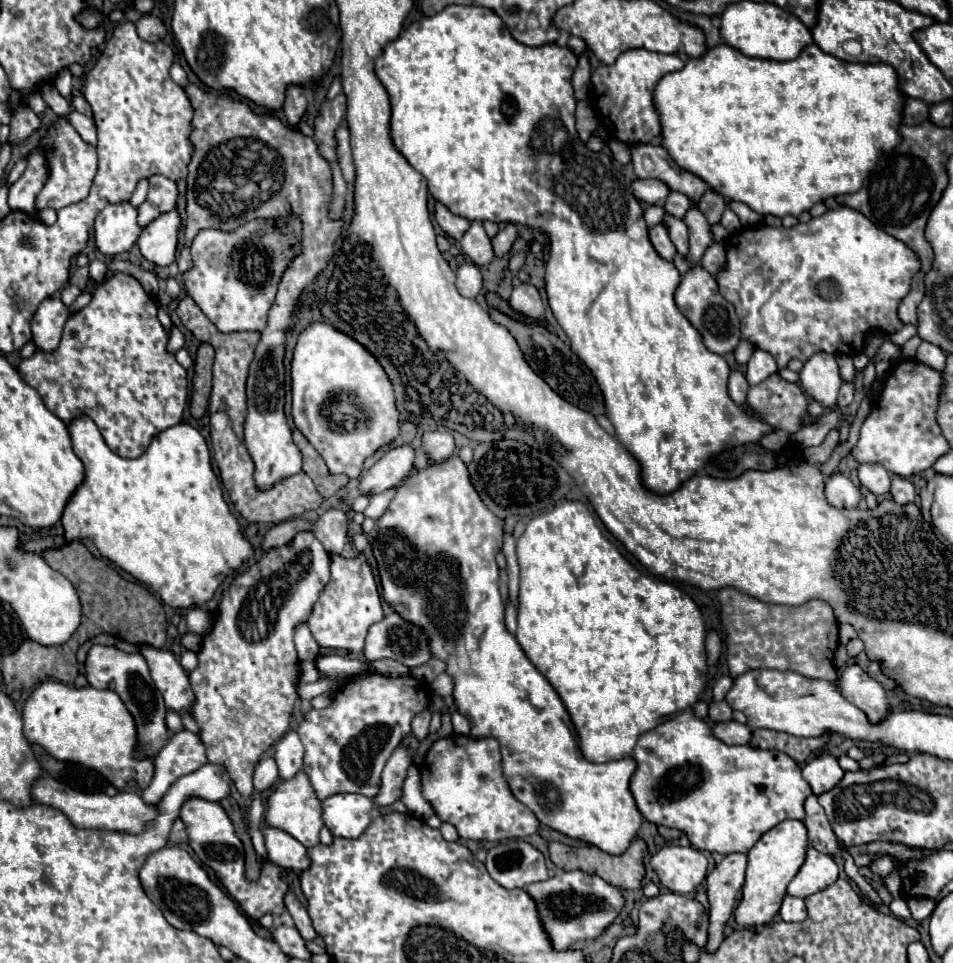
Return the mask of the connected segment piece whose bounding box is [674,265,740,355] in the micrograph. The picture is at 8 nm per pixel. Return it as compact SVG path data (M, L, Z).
M696 265L682 277L682 281L680 281L680 285L678 285L676 293L674 293L674 299L676 299L678 309L700 331L700 335L704 339L704 345L710 351L714 351L718 355L734 351L734 347L740 341L740 321L738 321L738 317L734 313L734 307L718 293L716 279L704 267Z

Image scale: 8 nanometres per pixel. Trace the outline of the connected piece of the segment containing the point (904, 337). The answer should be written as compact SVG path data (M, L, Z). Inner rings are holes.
M904 325L898 333L890 335L890 341L894 341L896 345L904 345L910 337L914 337L918 333L918 327L916 325Z

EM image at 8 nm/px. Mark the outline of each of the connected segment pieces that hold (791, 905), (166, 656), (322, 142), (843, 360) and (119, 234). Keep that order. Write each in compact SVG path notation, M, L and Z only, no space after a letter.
M792 895L784 897L782 907L780 907L780 919L784 919L784 921L804 921L806 915L808 915L808 911L806 911L804 899L792 897Z
M140 645L140 655L150 667L152 681L164 695L166 707L182 713L194 703L194 695L188 683L188 673L180 667L176 657L166 649L156 649L150 645Z
M340 93L332 101L324 101L314 127L314 141L324 159L336 161L336 129L346 113L346 97Z
M838 355L836 357L838 361L838 367L840 367L840 377L844 383L850 383L854 379L854 373L856 373L856 367L852 363L852 359L848 355Z
M124 201L104 207L94 225L94 241L102 255L118 255L128 251L142 229L136 225L136 209Z

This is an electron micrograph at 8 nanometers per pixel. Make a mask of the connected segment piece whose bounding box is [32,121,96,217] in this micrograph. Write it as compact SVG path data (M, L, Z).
M58 121L54 127L46 131L46 141L52 145L52 155L48 157L50 159L50 179L36 197L36 207L32 211L34 217L46 207L58 211L62 207L68 207L68 205L74 205L86 199L92 187L92 179L96 175L96 149L84 143L70 123Z

